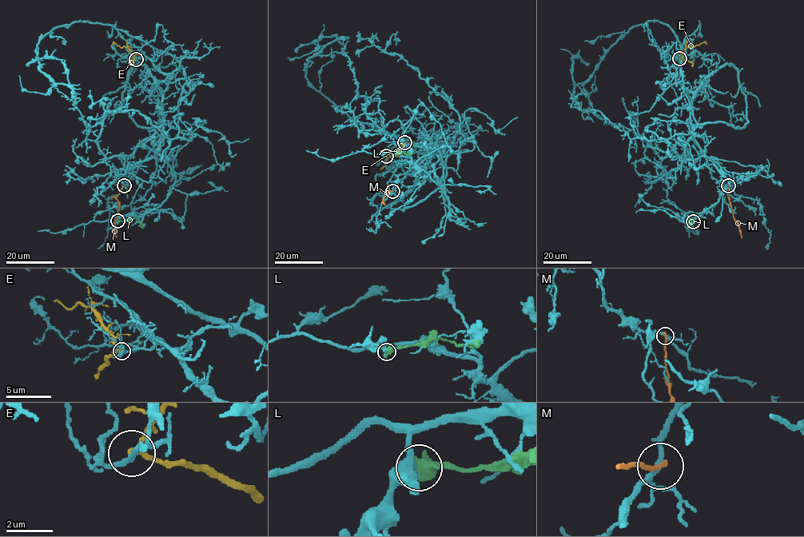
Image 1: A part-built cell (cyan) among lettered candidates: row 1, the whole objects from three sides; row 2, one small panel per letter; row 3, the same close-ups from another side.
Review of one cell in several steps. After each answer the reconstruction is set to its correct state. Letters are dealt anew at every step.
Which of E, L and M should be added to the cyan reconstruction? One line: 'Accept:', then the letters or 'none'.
Accept: none

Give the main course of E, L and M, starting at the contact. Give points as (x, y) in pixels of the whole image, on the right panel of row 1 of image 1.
E: (679, 58), (686, 47), (694, 47), (703, 42), (706, 44)
L: (693, 221), (690, 218), (690, 228)
M: (728, 185), (734, 218), (742, 238)

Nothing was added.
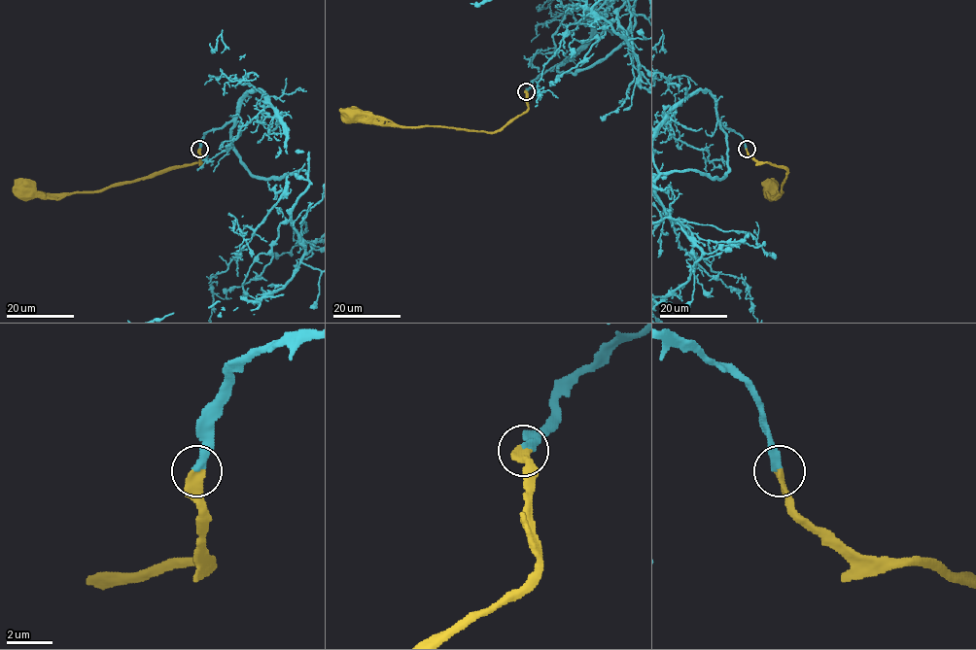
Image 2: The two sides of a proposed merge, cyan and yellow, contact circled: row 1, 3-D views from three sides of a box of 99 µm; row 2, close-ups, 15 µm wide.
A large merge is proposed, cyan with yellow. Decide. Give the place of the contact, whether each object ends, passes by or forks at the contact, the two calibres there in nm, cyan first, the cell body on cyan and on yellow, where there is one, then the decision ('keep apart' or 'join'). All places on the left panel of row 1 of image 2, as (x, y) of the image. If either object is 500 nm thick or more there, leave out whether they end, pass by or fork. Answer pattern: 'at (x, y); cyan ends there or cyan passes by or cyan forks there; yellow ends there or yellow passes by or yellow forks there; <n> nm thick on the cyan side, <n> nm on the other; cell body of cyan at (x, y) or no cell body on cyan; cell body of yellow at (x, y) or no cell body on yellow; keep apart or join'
at (199, 149); cyan ends there; yellow ends there; 320 nm thick on the cyan side, 360 nm on the other; no cell body on cyan; cell body of yellow at (27, 190); join

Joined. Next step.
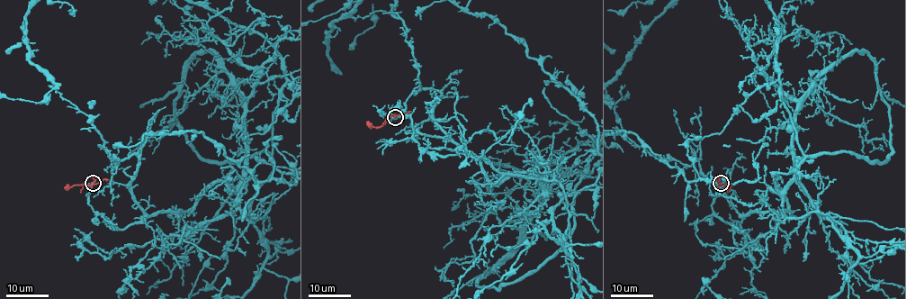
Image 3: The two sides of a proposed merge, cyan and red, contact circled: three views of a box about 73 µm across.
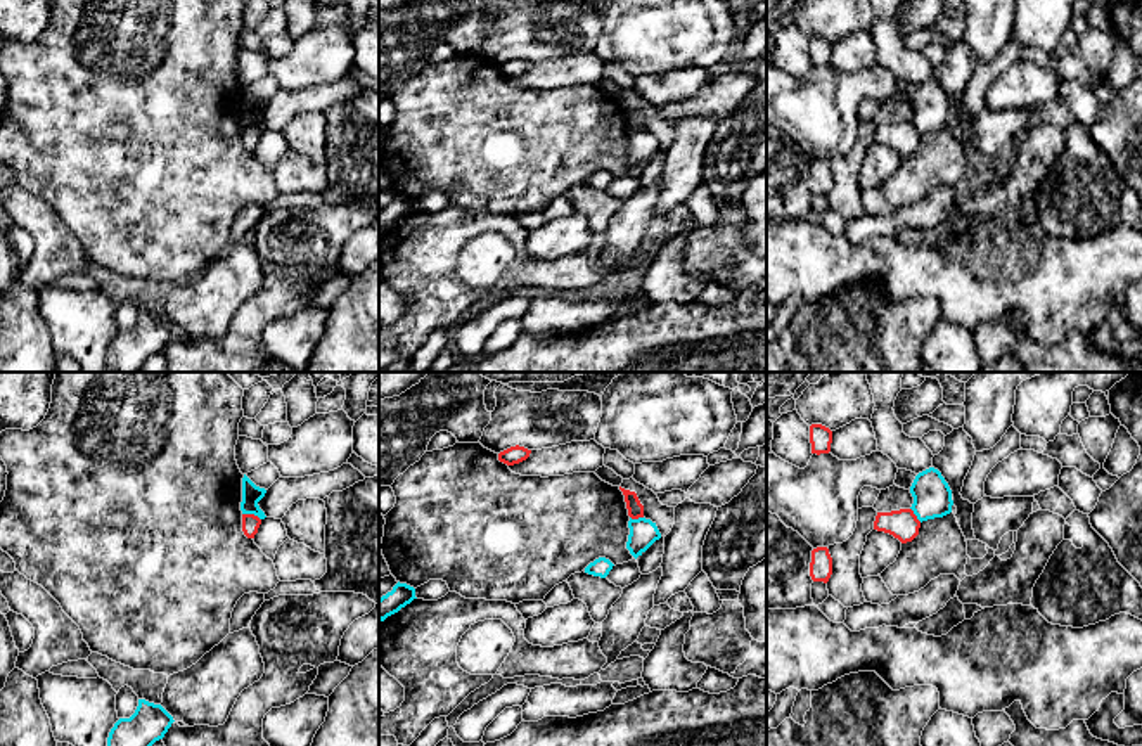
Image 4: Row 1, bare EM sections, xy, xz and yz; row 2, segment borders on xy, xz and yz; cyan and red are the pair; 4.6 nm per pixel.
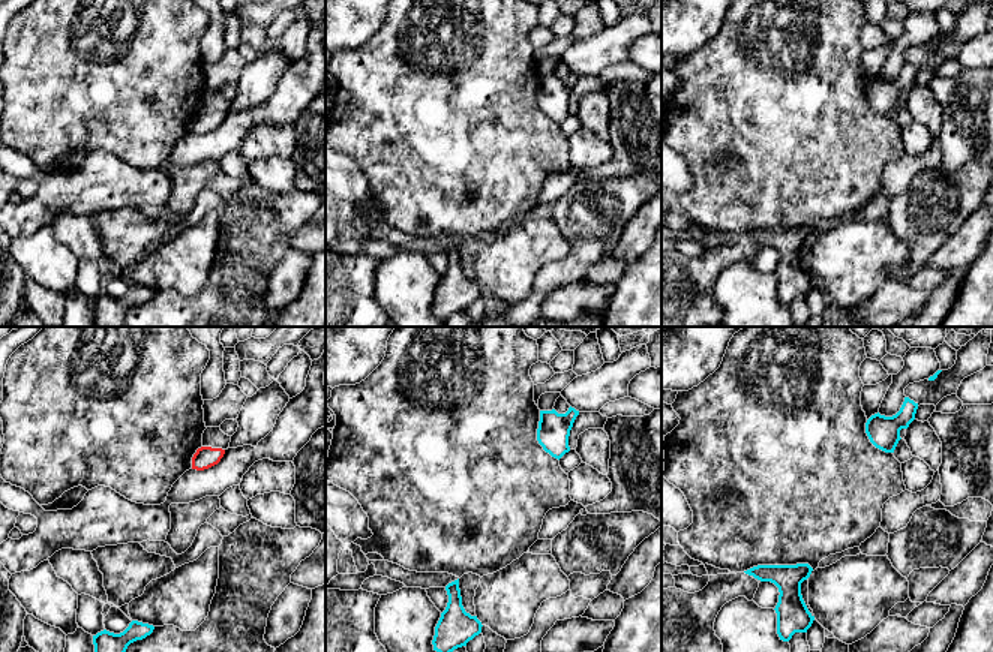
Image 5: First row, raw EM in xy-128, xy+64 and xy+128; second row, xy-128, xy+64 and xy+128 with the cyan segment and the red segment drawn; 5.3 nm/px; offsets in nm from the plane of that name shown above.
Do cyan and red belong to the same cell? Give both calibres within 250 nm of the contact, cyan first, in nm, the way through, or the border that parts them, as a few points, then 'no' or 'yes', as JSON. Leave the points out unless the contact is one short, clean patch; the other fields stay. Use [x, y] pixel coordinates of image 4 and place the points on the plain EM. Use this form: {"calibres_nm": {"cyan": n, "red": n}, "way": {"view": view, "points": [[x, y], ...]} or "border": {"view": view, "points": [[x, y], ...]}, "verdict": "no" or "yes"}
{"calibres_nm": {"cyan": 90, "red": 80}, "border": {"view": "xy", "points": [[243, 125], [253, 125], [260, 132]]}, "verdict": "no"}

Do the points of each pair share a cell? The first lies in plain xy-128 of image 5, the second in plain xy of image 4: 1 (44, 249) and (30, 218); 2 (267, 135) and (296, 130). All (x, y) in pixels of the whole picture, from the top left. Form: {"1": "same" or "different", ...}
{"1": "different", "2": "same"}

